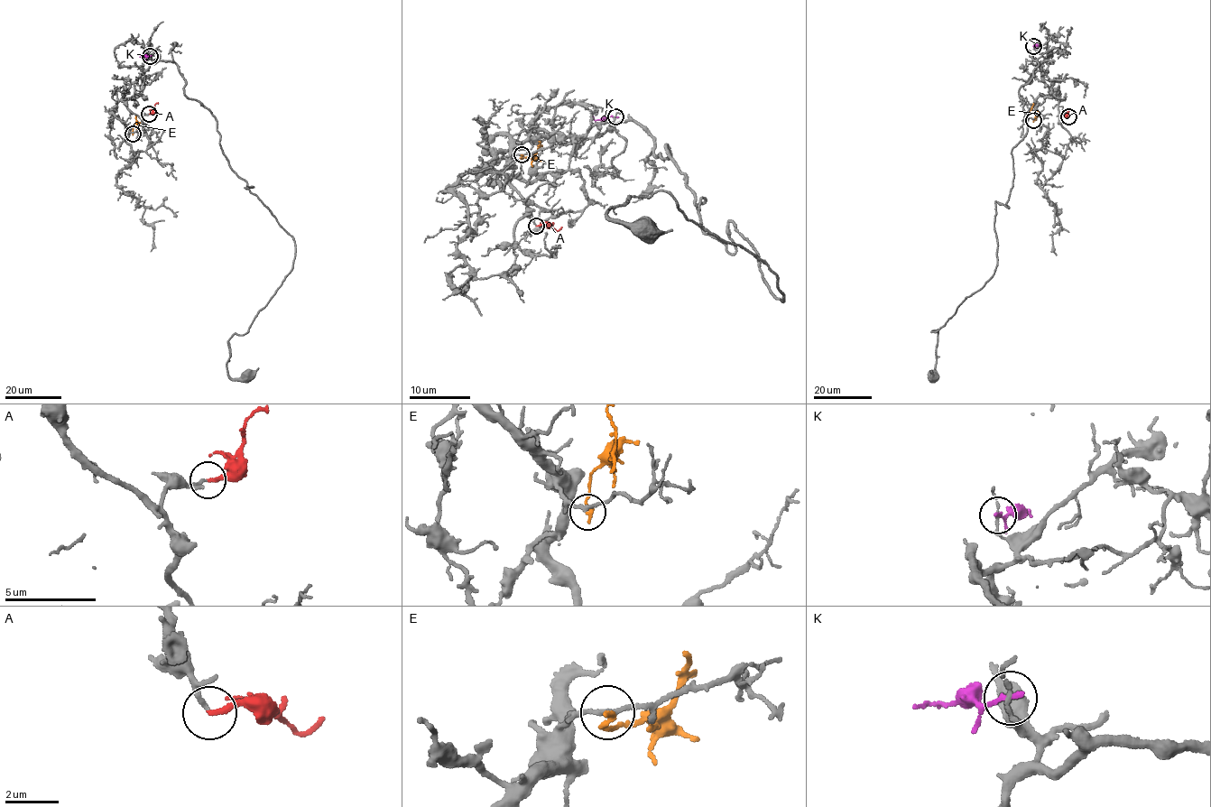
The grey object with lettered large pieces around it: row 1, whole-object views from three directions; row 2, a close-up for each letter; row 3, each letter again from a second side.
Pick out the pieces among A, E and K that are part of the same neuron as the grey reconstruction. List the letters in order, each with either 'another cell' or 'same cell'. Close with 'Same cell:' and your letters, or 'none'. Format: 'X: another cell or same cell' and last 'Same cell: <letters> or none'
A: same cell
E: same cell
K: another cell
Same cell: A, E

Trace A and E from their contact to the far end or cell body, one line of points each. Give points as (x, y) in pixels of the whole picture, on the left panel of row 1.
A: (149, 114), (158, 103)
E: (133, 133), (136, 124), (135, 115)

